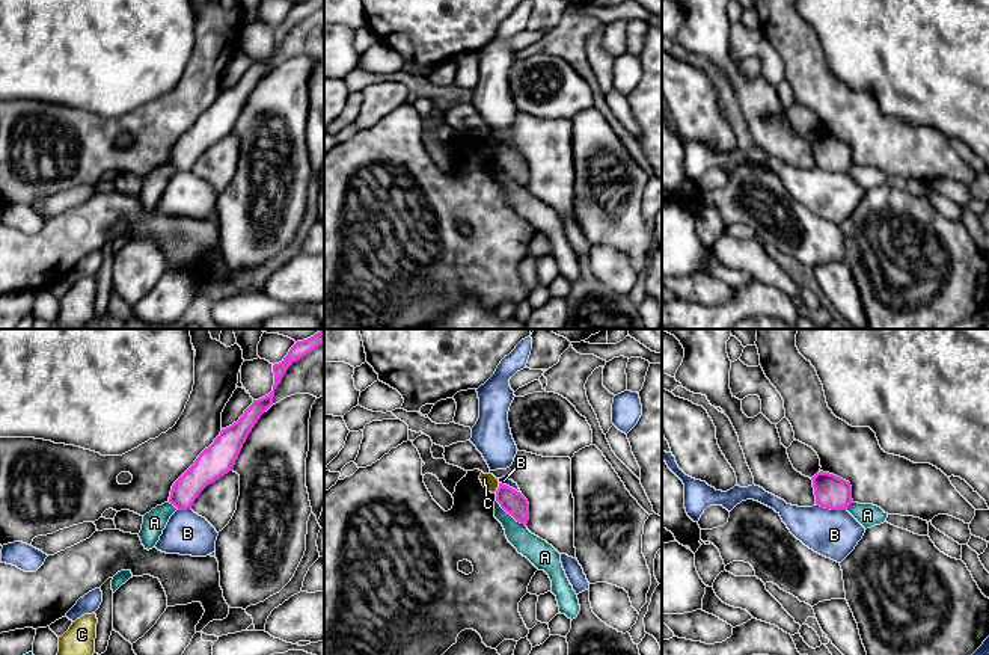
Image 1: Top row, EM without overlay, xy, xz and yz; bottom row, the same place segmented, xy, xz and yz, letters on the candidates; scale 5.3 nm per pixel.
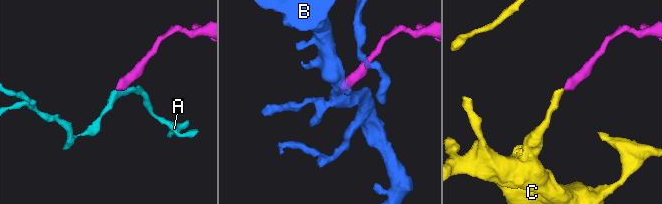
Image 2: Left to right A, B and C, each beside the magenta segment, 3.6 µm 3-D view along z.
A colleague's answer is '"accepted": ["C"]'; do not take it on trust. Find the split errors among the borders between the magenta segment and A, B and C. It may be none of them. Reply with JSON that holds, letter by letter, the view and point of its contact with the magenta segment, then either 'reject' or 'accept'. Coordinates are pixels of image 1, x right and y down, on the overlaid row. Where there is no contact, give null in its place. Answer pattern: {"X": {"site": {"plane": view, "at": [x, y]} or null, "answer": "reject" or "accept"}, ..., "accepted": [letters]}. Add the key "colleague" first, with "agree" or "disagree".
{"colleague": "disagree", "A": {"site": {"plane": "xz", "at": [510, 513]}, "answer": "reject"}, "B": {"site": {"plane": "yz", "at": [831, 509]}, "answer": "reject"}, "C": {"site": {"plane": "xz", "at": [498, 488]}, "answer": "reject"}, "accepted": []}

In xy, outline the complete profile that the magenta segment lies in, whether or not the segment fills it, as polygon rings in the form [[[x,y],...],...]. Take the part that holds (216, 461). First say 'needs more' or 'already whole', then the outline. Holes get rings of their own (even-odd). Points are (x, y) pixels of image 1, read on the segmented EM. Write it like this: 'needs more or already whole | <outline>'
already whole | [[[324,329],[308,340],[297,341],[283,361],[273,365],[273,391],[259,400],[253,400],[237,423],[222,429],[214,442],[205,448],[194,463],[173,483],[169,497],[170,504],[178,510],[191,509],[194,500],[208,484],[232,471],[249,433],[261,415],[273,404],[274,389],[280,383],[288,367],[321,344],[324,344]]]

